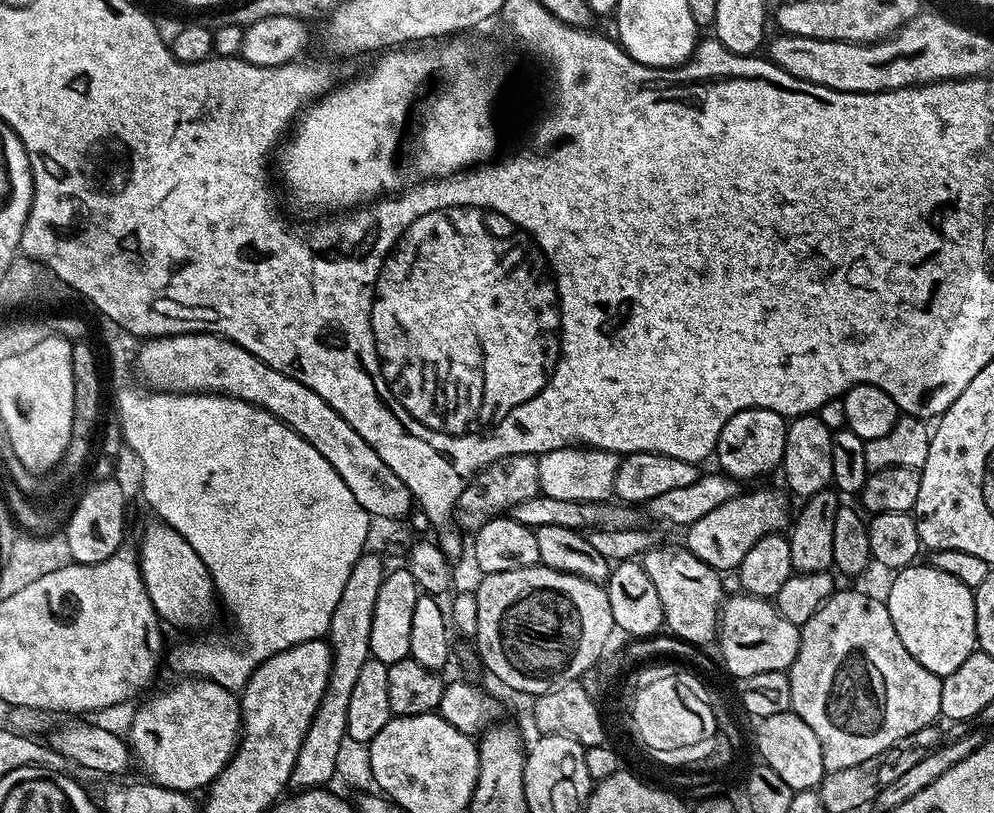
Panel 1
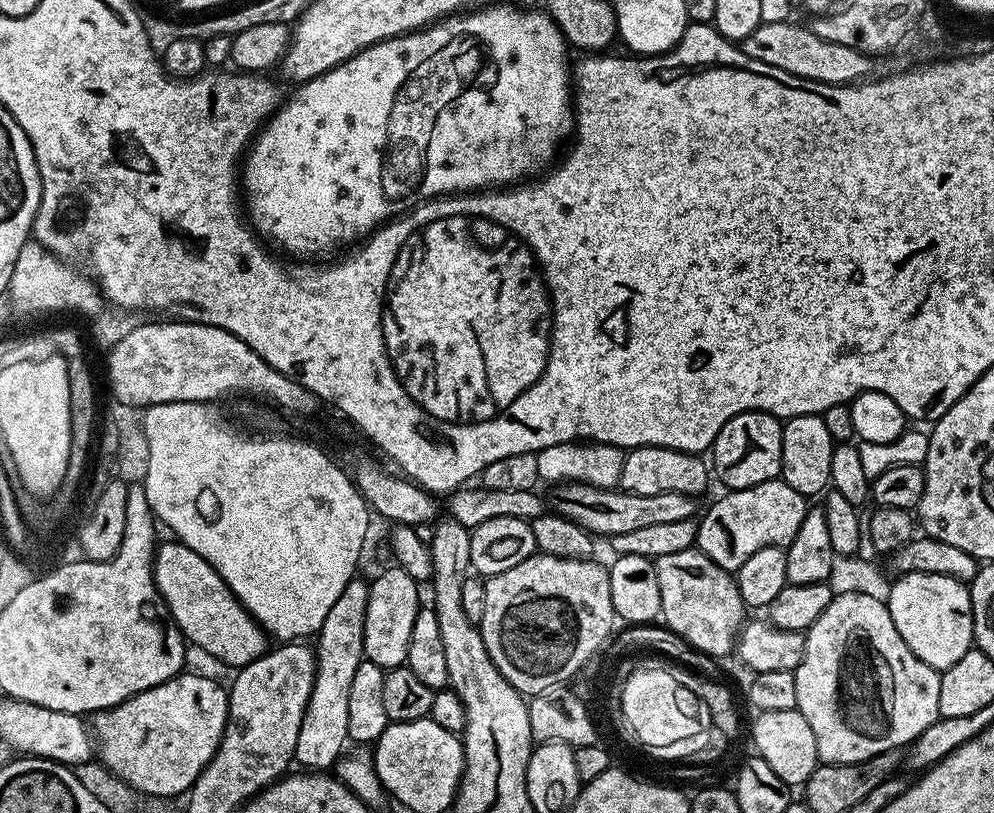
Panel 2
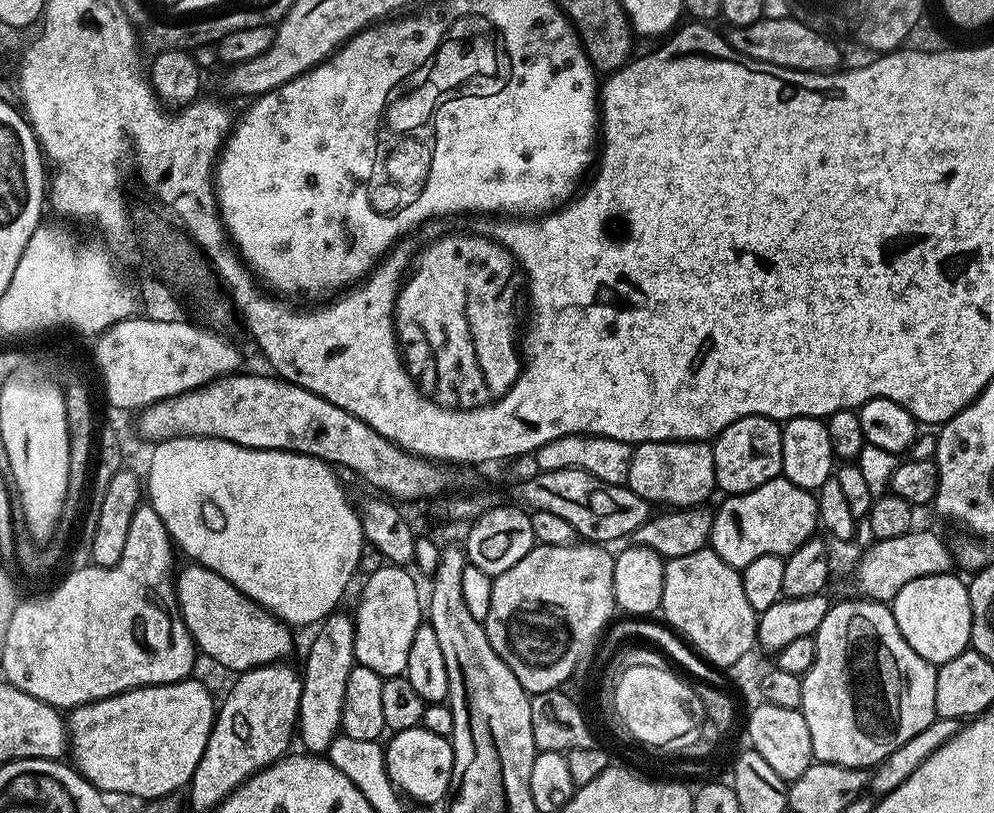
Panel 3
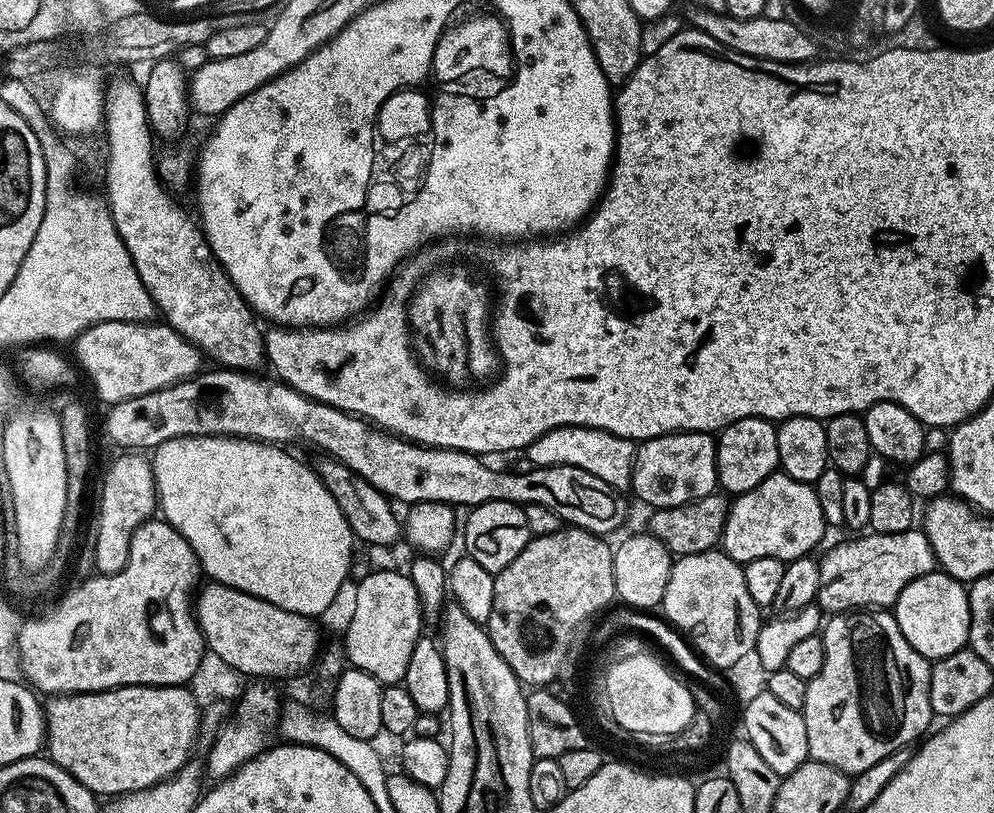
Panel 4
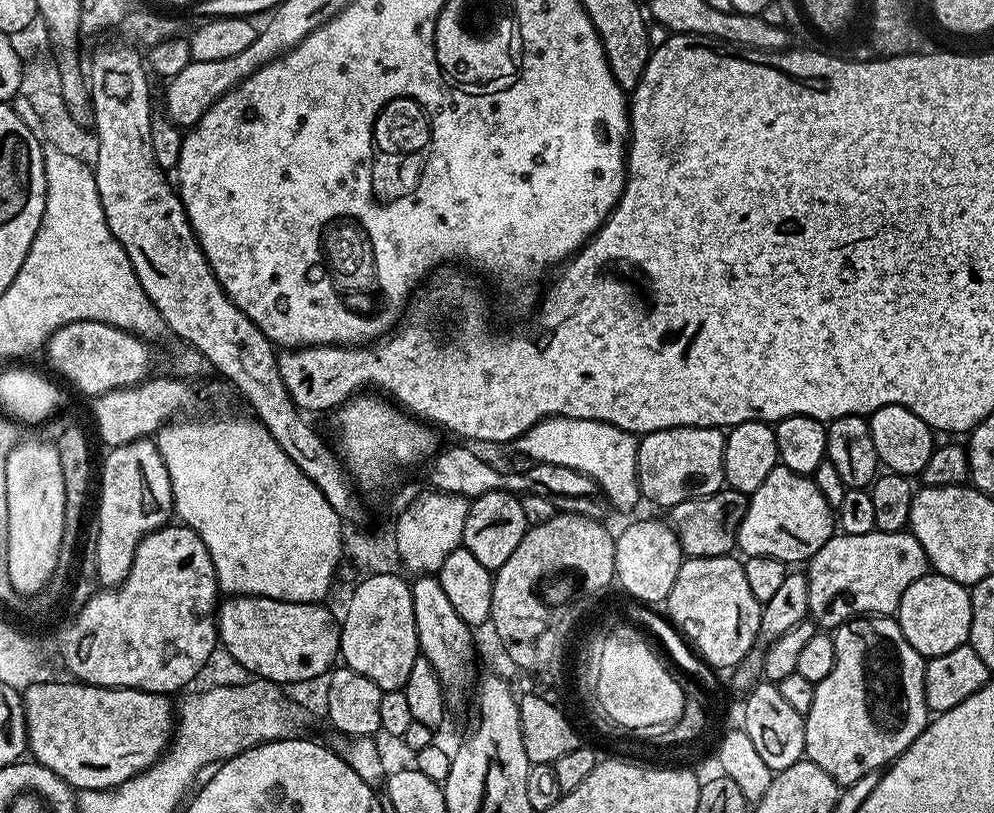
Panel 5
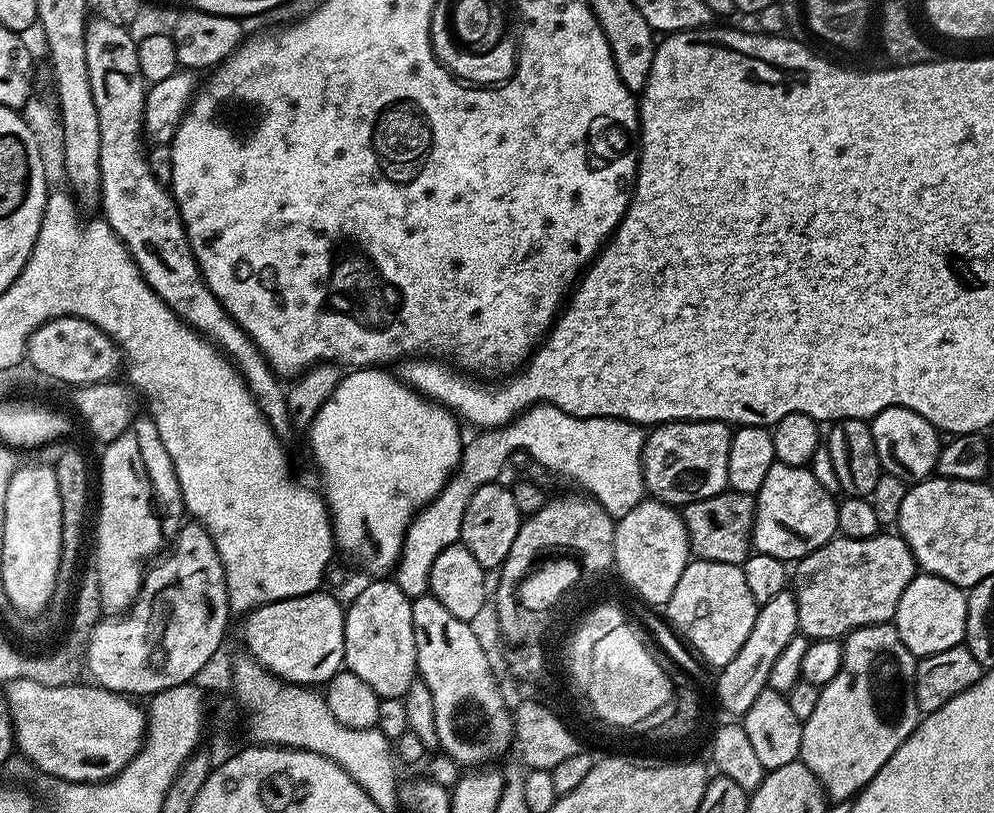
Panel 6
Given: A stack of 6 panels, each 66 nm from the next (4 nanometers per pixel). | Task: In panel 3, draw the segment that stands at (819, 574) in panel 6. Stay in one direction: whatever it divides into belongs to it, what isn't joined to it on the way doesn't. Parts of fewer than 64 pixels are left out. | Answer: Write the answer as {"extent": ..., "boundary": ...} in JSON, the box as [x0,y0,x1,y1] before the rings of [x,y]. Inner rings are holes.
{"extent":[856,530,954,602],"boundary":[[[913,530],[900,538],[876,540],[860,556],[856,564],[856,588],[861,597],[881,602],[890,602],[914,578],[943,576],[954,568],[954,557],[949,541],[943,540],[936,532]]]}

